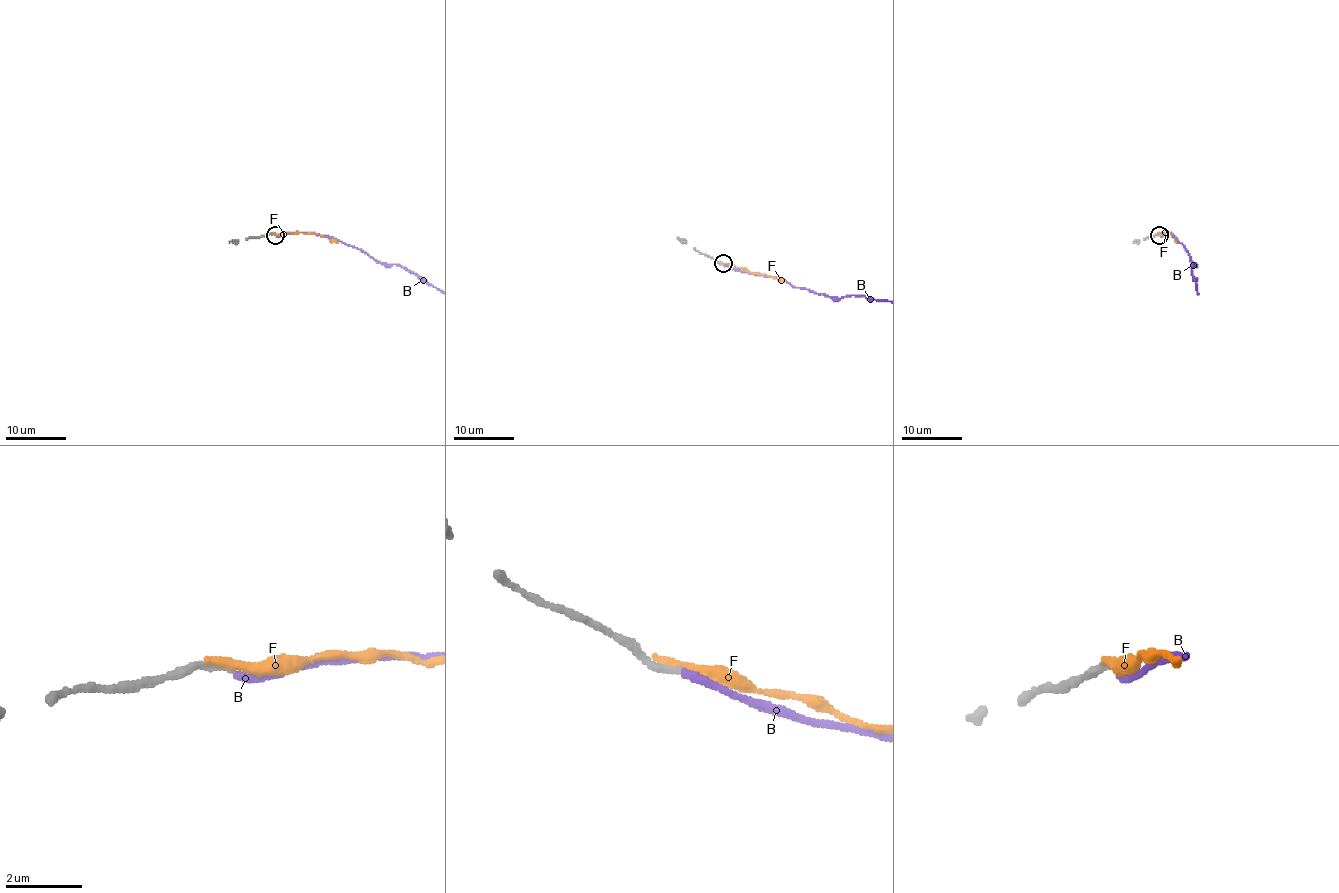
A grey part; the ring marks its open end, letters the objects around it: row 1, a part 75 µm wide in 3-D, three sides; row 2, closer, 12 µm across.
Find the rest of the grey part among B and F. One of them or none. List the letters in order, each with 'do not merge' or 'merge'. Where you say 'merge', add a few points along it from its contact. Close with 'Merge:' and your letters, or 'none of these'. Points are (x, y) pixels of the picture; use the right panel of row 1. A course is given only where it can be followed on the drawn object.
B: do not merge
F: do not merge
Merge: none of these

